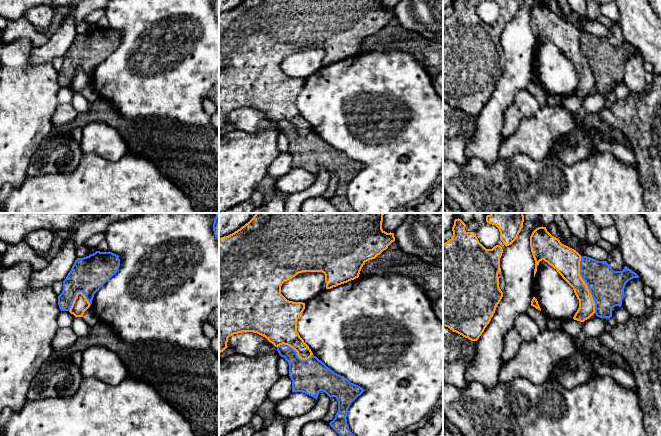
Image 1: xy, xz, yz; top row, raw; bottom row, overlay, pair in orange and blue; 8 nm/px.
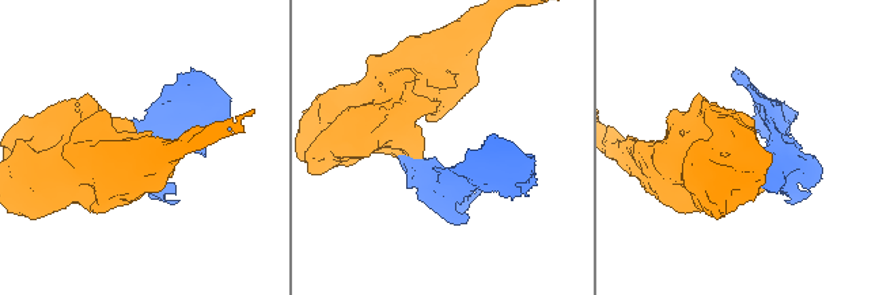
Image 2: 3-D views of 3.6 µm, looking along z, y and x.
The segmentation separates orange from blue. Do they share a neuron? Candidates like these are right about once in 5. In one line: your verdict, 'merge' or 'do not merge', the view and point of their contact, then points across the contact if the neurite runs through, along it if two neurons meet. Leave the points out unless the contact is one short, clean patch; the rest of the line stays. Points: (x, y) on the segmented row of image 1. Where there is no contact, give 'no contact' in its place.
do not merge | yz (586, 284)

